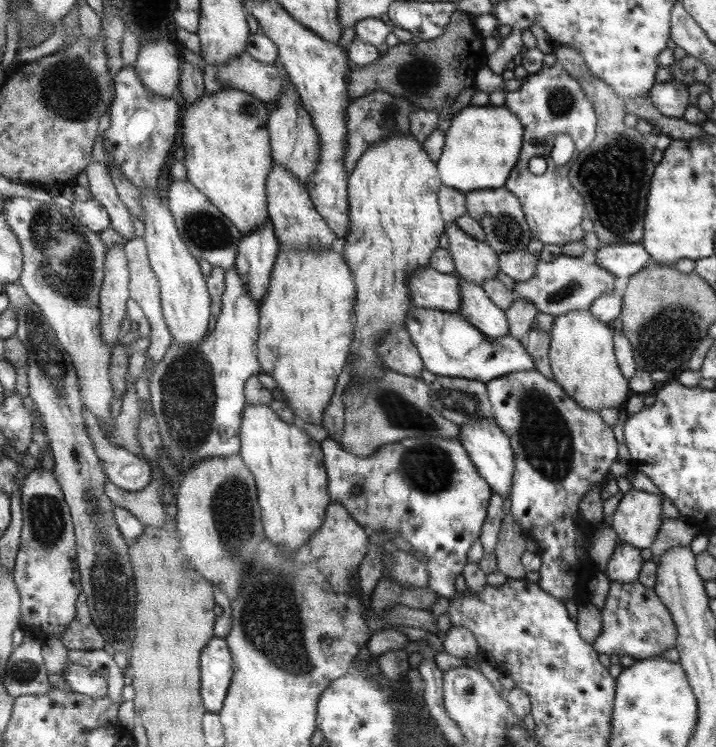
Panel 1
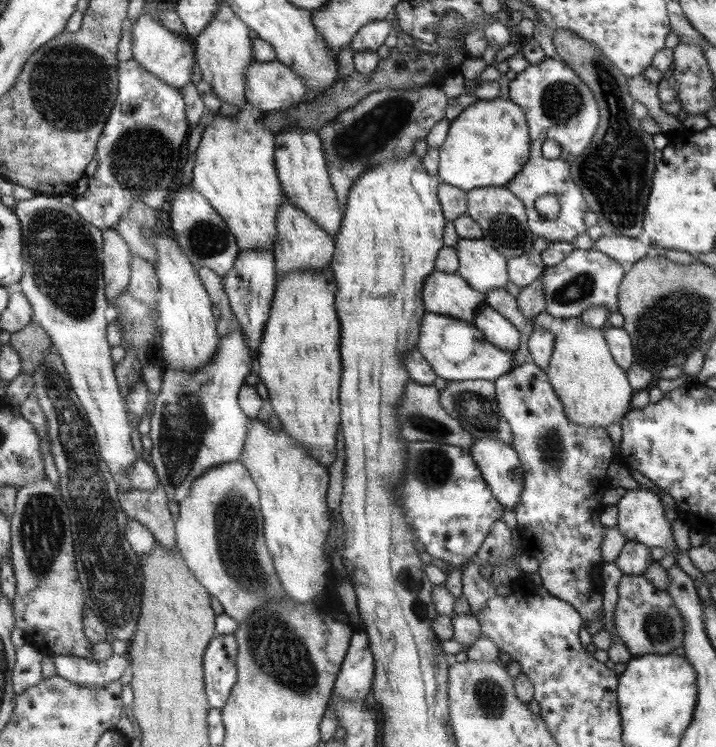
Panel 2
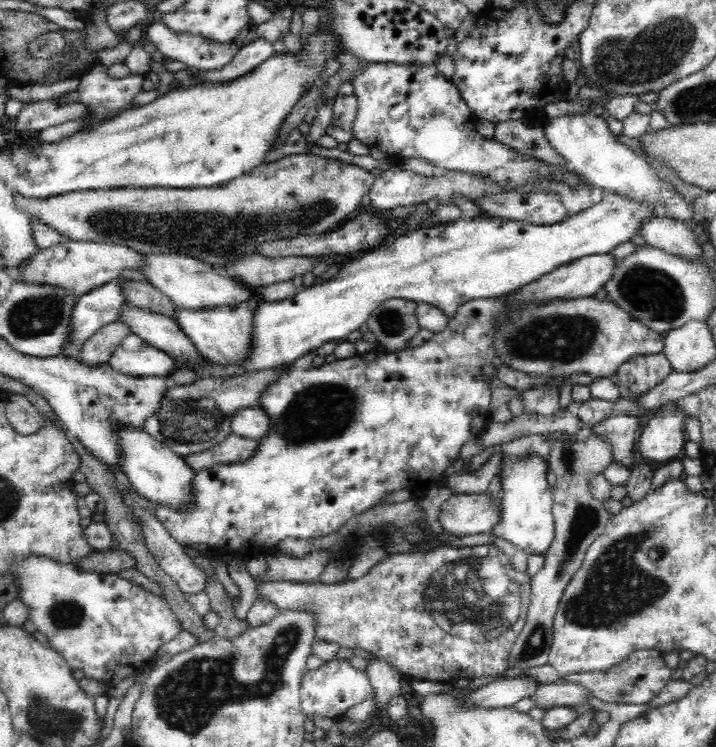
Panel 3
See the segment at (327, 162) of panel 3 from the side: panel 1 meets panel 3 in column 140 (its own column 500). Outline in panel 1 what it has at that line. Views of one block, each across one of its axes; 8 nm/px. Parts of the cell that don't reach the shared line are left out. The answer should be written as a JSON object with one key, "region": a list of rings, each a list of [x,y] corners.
{"region":[[[502,187],[471,191],[464,195],[466,214],[479,223],[484,232],[481,238],[485,243],[488,243],[498,254],[526,250],[527,242],[532,239],[531,232],[522,213],[521,203],[514,194]]]}

